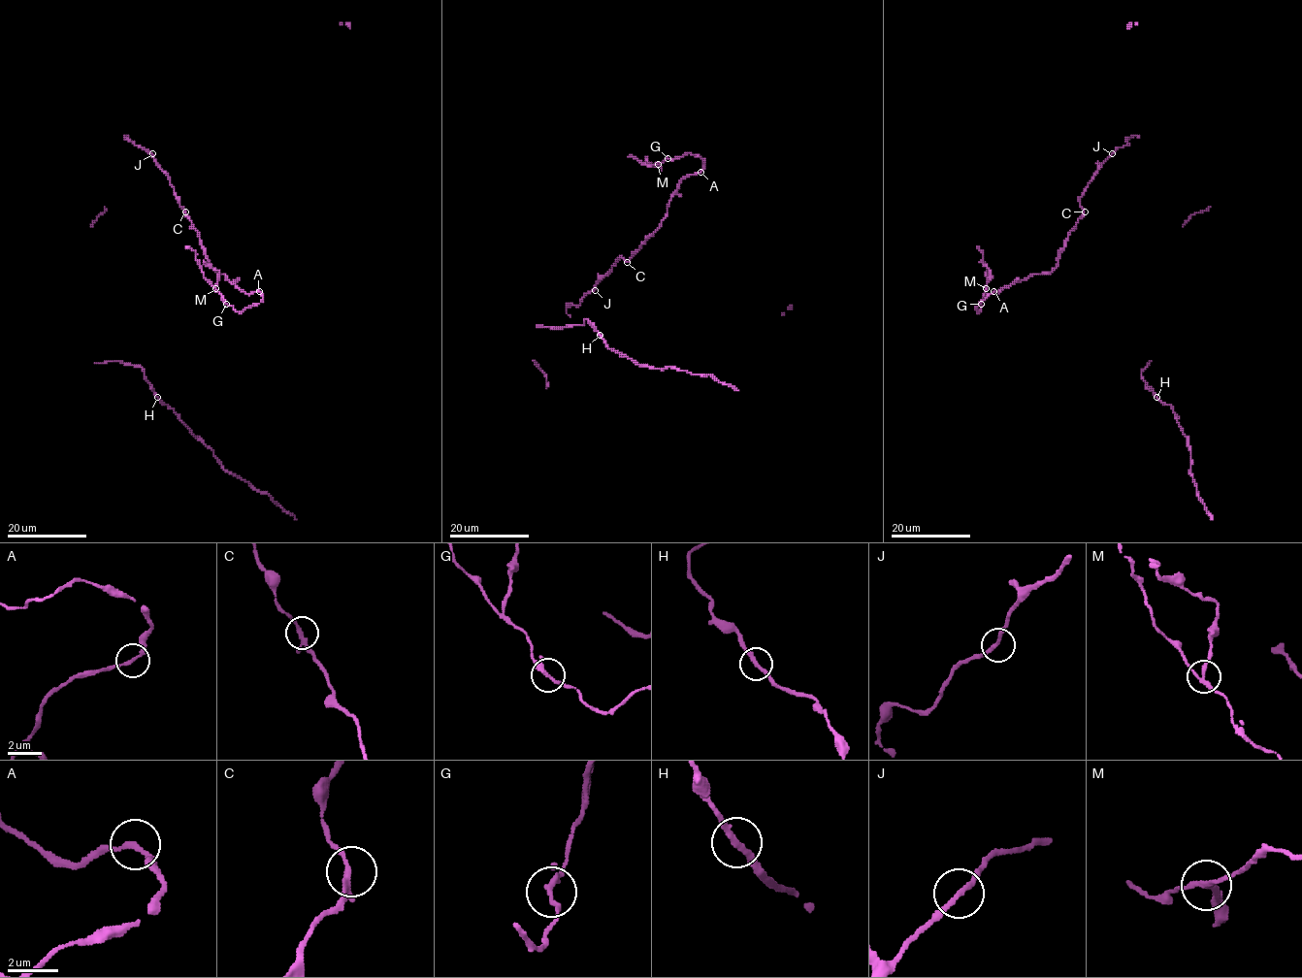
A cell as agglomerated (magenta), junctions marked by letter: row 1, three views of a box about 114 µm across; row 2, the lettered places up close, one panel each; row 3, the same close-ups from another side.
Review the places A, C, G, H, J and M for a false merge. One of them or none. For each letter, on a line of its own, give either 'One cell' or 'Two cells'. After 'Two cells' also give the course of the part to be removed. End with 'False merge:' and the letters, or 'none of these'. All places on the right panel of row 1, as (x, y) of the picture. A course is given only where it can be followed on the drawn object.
A: One cell
C: One cell
G: One cell
H: One cell
J: One cell
M: Two cells. Course of the part to remove: (987, 288), (991, 272), (979, 262)
False merge: M

